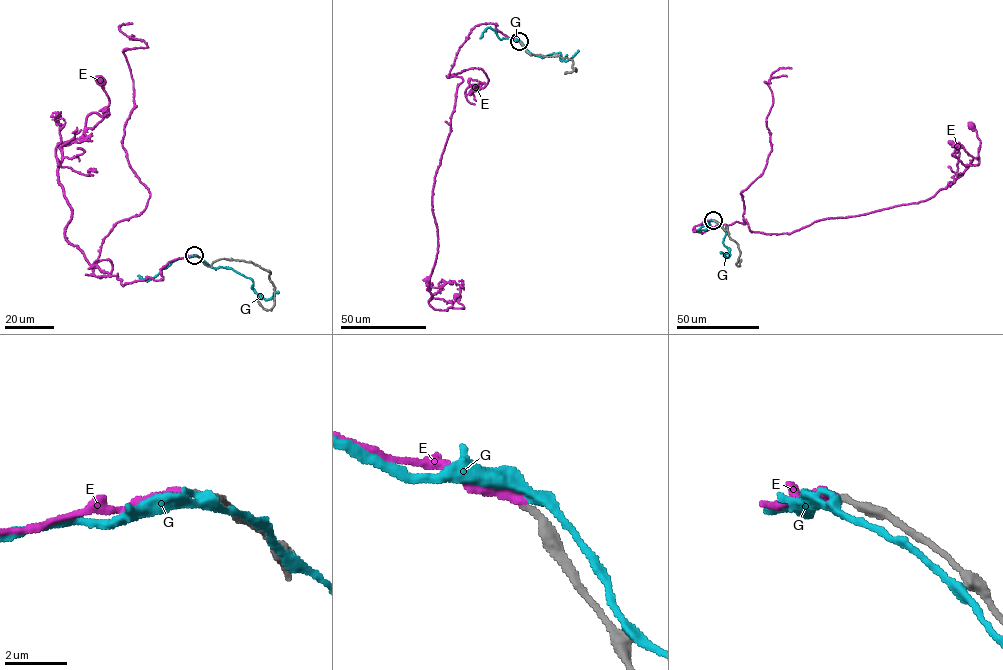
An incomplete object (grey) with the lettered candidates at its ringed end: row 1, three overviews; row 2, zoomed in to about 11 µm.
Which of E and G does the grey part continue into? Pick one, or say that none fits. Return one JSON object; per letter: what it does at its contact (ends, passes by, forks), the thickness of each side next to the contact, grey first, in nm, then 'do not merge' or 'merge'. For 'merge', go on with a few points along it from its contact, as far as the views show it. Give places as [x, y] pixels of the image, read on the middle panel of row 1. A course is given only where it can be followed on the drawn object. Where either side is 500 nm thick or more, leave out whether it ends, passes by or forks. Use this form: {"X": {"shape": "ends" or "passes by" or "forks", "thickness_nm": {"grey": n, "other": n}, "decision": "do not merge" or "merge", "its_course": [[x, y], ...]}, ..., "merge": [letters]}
{"E": {"shape": "ends", "thickness_nm": {"grey": 240, "other": 320}, "decision": "merge", "its_course": [[520, 41], [494, 23], [476, 25], [448, 75], [463, 79], [434, 178], [428, 303], [464, 309], [456, 297]]}, "G": {"shape": "passes by", "thickness_nm": {"grey": 260, "other": 300}, "decision": "do not merge"}, "merge": ["E"]}

